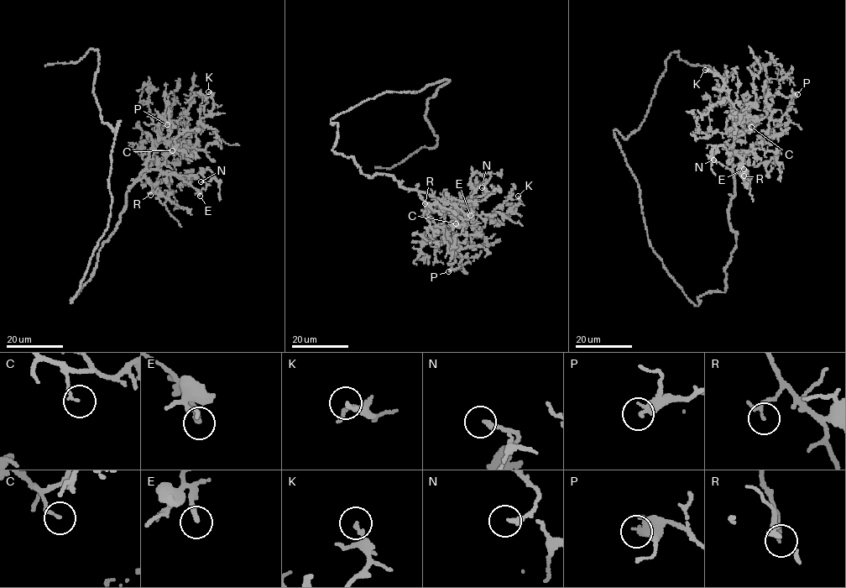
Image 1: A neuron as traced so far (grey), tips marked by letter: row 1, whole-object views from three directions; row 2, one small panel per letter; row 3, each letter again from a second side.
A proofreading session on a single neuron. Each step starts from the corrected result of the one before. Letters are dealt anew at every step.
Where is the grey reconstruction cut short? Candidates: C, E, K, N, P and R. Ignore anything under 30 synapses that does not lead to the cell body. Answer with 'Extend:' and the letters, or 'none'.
Extend: N

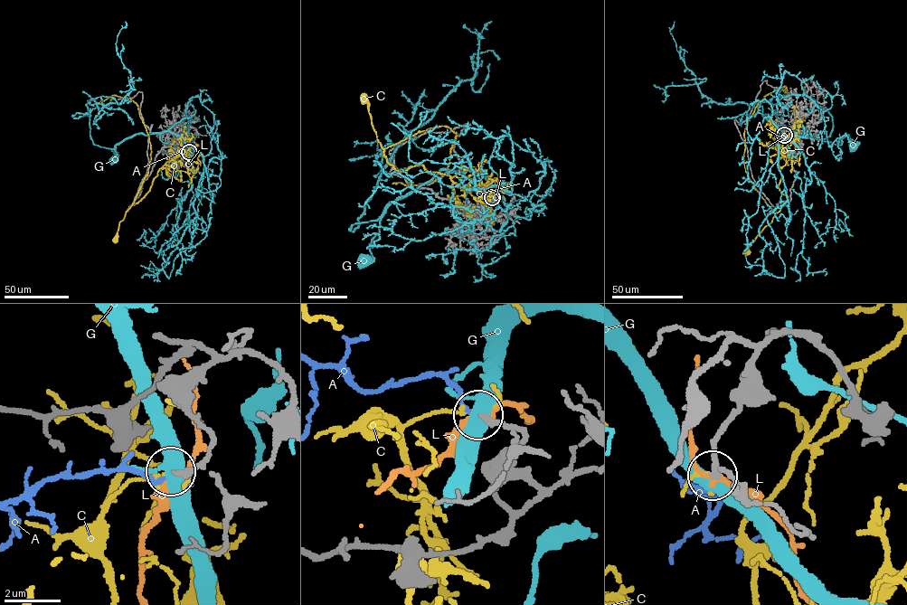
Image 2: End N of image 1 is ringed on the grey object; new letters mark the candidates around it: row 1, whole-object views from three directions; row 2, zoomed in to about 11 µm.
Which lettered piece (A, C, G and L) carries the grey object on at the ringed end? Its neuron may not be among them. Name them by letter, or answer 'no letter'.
A

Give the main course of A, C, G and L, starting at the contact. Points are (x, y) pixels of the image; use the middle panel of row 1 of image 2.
A: (492, 197), (474, 190)
C: (492, 197), (473, 196), (448, 175), (429, 173), (421, 165), (401, 172), (396, 170), (387, 161), (364, 99)
G: (493, 197), (493, 187), (479, 173), (440, 170), (416, 191), (388, 206), (370, 248), (372, 257), (366, 260)
L: (492, 198), (485, 203), (482, 210)

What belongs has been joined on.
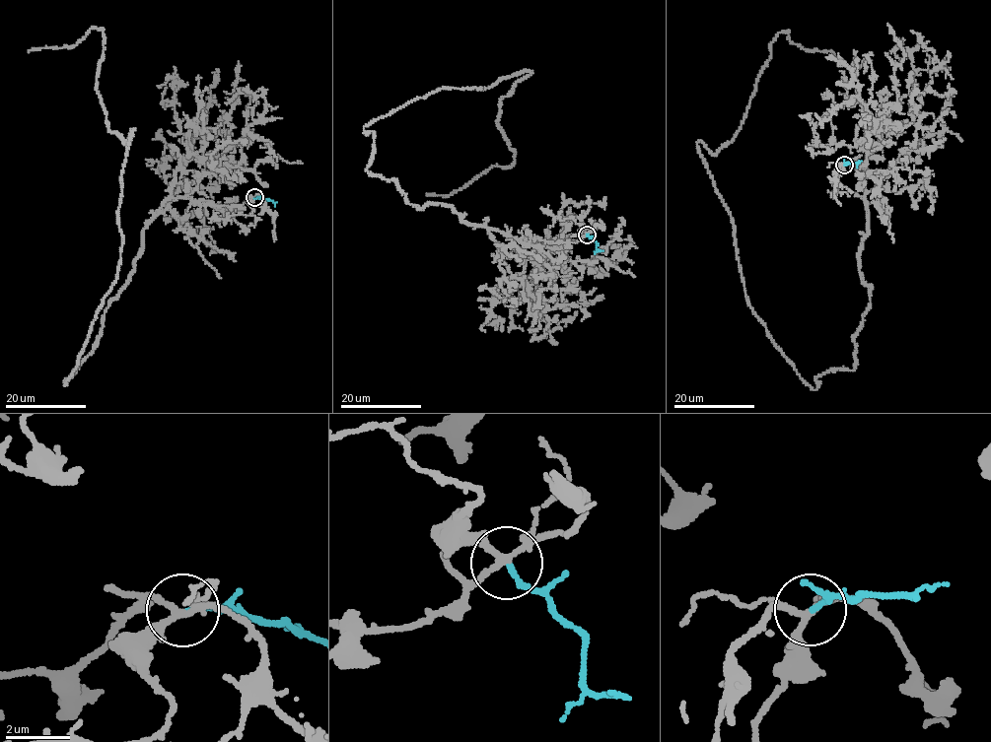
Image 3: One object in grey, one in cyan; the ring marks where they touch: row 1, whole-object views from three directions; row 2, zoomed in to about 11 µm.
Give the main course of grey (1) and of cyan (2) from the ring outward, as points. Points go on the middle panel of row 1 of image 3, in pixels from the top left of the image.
1: (587, 235), (523, 244), (411, 204), (368, 169), (364, 127), (526, 70), (500, 101), (510, 167), (426, 194)
2: (587, 235), (600, 250)

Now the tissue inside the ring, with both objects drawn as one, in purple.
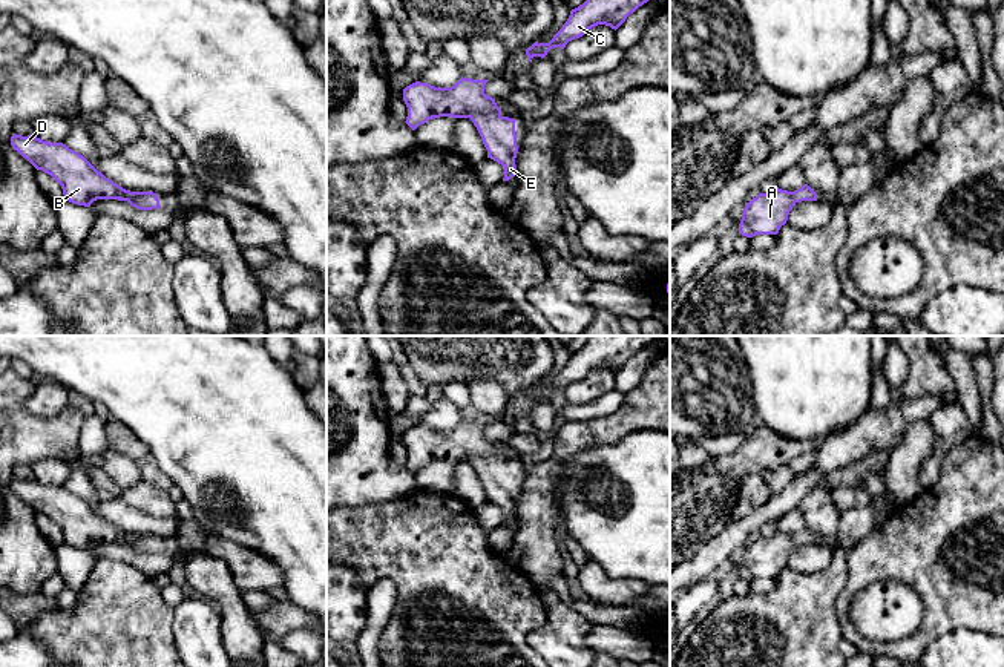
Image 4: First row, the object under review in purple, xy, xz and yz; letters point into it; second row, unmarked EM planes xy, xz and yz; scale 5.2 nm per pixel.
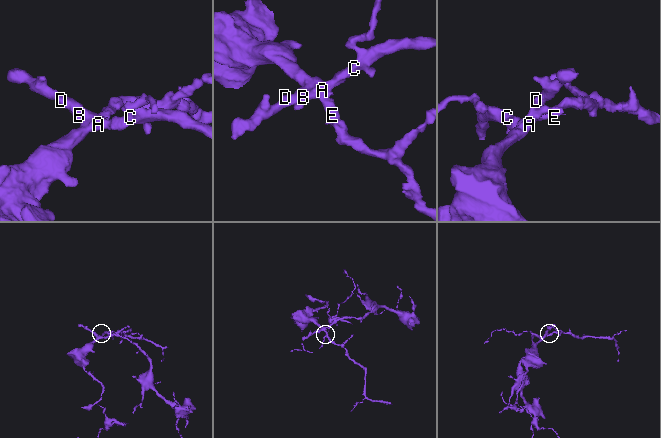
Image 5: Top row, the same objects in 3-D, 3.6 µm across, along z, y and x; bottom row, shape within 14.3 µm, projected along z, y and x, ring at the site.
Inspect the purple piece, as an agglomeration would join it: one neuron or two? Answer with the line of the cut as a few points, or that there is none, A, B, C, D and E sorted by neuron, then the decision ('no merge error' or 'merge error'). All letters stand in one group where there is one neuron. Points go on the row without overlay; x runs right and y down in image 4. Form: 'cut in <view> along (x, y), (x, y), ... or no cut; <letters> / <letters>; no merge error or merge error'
no cut; A B C D E; no merge error

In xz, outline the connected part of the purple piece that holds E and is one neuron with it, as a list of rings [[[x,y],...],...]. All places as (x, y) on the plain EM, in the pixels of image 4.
[[[461,420],[451,431],[415,425],[403,432],[403,445],[408,451],[405,466],[415,474],[432,462],[469,462],[483,483],[487,501],[504,511],[503,524],[509,524],[517,518],[515,463],[503,460],[495,442],[484,437],[487,425]]]

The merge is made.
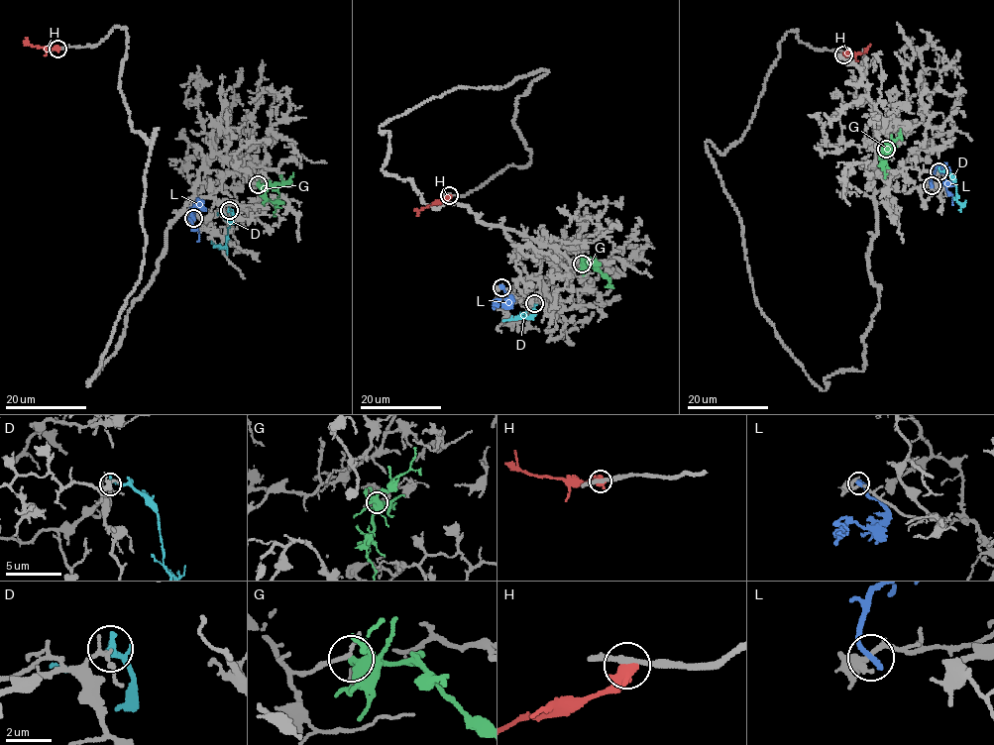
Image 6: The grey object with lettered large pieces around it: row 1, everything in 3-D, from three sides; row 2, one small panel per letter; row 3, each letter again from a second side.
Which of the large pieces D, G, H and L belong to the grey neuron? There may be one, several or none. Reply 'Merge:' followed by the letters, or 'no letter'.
Merge: D, G

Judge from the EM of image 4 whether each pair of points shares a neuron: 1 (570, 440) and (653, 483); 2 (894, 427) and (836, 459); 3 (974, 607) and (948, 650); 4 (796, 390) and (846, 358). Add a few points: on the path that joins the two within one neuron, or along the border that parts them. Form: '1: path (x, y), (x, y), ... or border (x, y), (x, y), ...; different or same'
1: border (621, 437), (574, 453), (560, 473); different
2: path (880, 428), (849, 445); same
3: border (987, 632), (955, 629), (929, 644); different
4: path (808, 377), (828, 358), (834, 358); same

